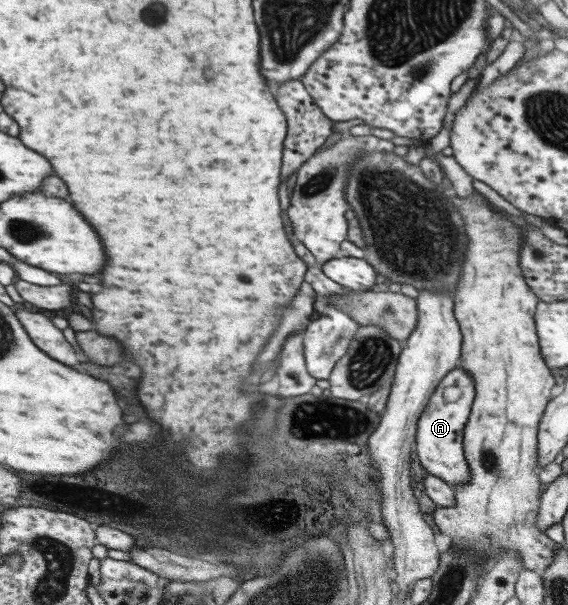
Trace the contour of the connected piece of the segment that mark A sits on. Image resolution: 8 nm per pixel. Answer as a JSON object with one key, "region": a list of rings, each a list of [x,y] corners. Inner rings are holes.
{"region":[[[461,367],[451,370],[439,381],[434,388],[429,401],[425,404],[418,421],[418,435],[416,458],[417,465],[421,473],[434,475],[435,478],[443,480],[451,486],[469,481],[471,478],[470,468],[463,460],[463,450],[461,450],[461,432],[469,417],[471,403],[474,398],[474,384],[469,374]],[[447,388],[457,388],[459,396],[455,400],[449,400],[443,396]]]}

